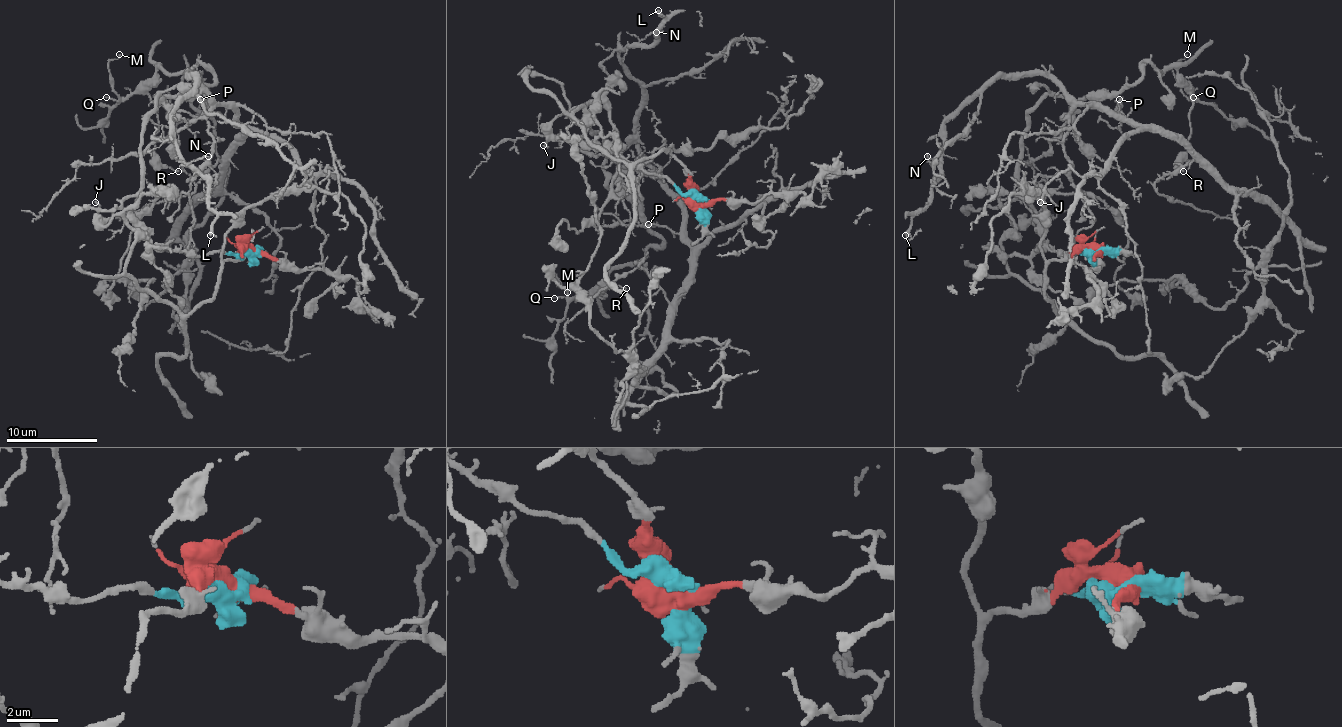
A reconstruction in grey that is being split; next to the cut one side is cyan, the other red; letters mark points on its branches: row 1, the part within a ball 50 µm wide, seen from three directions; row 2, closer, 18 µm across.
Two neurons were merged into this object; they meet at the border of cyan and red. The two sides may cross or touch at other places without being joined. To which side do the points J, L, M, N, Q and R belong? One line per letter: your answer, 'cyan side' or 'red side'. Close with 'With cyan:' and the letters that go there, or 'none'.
J: red side
L: red side
M: cyan side
N: red side
Q: cyan side
R: cyan side
With cyan: M, Q, R

